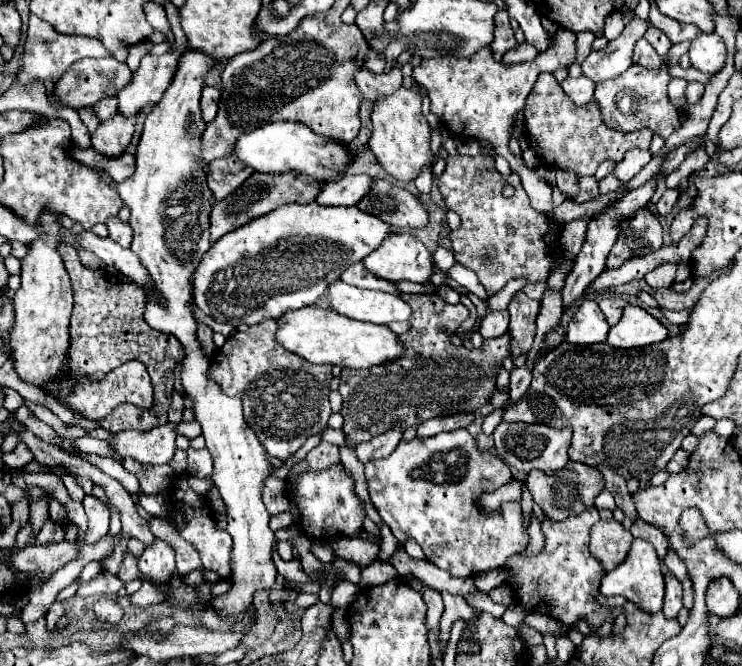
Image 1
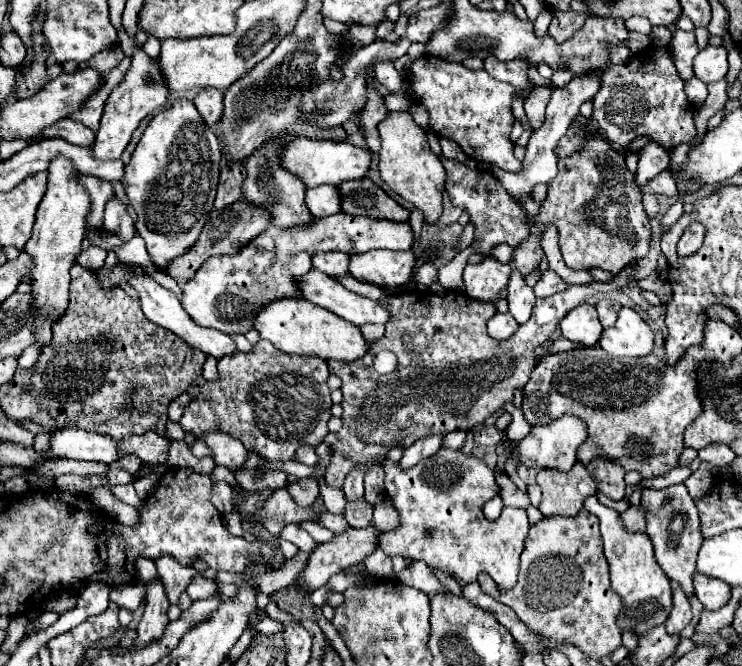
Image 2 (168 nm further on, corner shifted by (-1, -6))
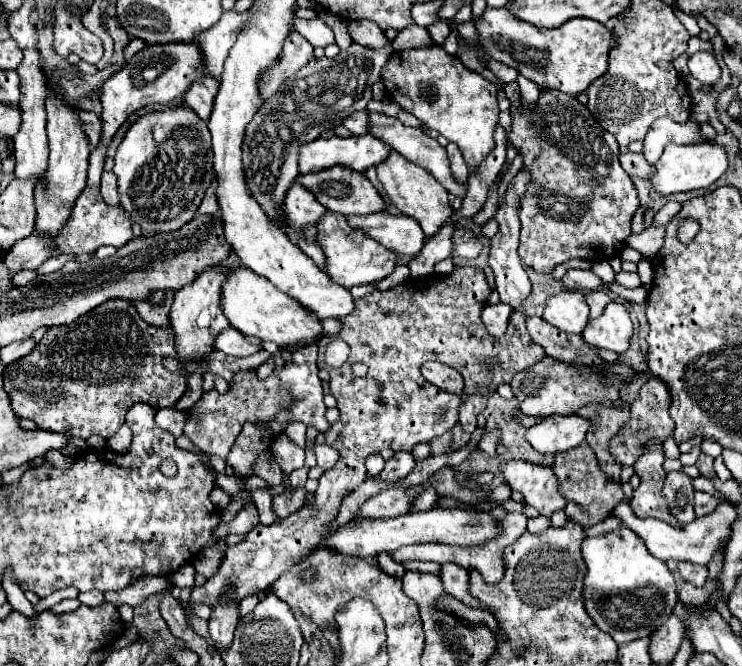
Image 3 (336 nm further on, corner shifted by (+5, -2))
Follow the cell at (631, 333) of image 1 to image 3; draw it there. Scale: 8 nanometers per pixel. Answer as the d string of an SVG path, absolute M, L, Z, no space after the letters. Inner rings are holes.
M610 302L600 318L590 320L582 332L582 338L590 346L624 354L632 340L632 320L628 310L620 302Z

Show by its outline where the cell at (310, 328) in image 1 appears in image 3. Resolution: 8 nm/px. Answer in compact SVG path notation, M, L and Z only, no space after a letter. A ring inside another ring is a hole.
M244 266L234 268L224 286L222 286L222 310L230 324L246 336L254 336L260 340L268 340L282 346L308 346L322 338L324 328L322 322L314 316L314 312L306 312L296 300L290 300L286 292L278 292L266 278L250 272Z

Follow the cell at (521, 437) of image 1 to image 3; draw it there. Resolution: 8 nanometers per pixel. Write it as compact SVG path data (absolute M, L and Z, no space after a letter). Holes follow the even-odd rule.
M550 414L542 422L528 428L526 440L540 454L558 454L568 452L584 442L586 430L588 422L578 414Z

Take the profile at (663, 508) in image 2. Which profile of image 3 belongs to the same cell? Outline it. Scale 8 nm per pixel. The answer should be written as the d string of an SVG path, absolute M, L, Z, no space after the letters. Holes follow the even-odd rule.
M668 472L664 480L662 494L666 496L668 508L678 522L688 524L696 518L694 514L694 488L690 484L690 476L684 472Z

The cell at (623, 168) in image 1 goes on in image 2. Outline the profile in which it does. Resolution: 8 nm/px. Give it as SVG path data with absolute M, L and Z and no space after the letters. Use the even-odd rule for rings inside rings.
M650 140L650 144L646 144L640 150L640 162L638 162L638 172L636 172L638 186L648 184L652 176L656 176L662 170L668 170L668 166L670 166L670 150L664 148L660 142Z

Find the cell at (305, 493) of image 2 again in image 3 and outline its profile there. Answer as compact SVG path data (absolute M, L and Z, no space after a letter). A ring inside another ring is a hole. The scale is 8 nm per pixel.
M286 484L284 492L274 496L272 508L274 508L278 518L286 518L286 516L294 514L296 510L300 510L304 506L304 498L306 498L306 490L304 488L294 488L294 486Z

